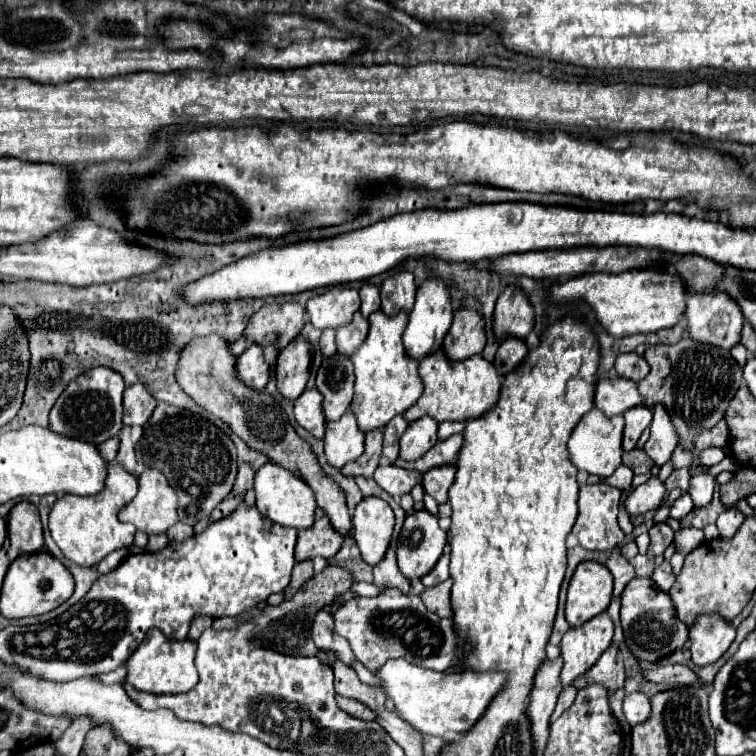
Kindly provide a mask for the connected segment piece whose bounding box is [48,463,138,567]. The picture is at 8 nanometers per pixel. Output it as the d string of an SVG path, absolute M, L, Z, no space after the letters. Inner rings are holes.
M110 463L110 477L106 479L106 489L94 497L80 495L64 495L56 501L50 511L50 533L66 559L74 561L80 567L98 565L108 553L130 547L134 541L134 525L126 525L118 521L118 513L124 505L134 499L138 493L138 479L126 473L118 463Z

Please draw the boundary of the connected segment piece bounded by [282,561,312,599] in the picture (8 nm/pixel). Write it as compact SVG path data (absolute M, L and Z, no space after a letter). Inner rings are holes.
M304 561L304 563L296 563L294 565L294 573L292 573L292 581L290 585L284 589L284 599L290 599L308 579L312 579L312 561Z

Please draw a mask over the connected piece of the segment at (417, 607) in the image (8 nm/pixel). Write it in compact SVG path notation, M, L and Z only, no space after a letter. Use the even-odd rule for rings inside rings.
M384 589L378 597L356 597L340 605L334 613L336 633L342 635L356 659L370 671L380 669L388 659L404 657L412 665L446 671L456 665L456 633L452 619L430 613L418 595L404 595L398 589Z

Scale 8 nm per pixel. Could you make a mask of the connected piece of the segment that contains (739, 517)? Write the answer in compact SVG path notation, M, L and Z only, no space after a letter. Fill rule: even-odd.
M728 509L728 511L724 511L720 517L718 517L718 521L716 521L716 525L718 525L718 531L720 531L720 537L722 539L732 539L734 535L736 535L736 531L740 529L740 525L744 523L744 515L742 515L742 511L738 511L738 509Z

